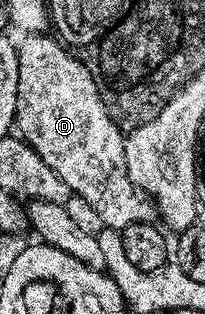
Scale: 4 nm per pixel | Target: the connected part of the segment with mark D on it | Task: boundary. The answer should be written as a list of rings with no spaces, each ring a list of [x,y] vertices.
[[[45,33],[25,35],[17,45],[19,87],[16,132],[22,141],[36,151],[39,159],[43,159],[43,163],[47,163],[47,167],[51,167],[51,171],[55,171],[55,175],[59,175],[59,179],[71,187],[73,194],[81,196],[91,205],[103,226],[120,231],[131,223],[153,221],[155,206],[152,200],[134,187],[127,175],[123,130],[114,123],[107,111],[86,62],[81,57],[72,57],[69,54],[72,52],[60,40],[50,37]]]

